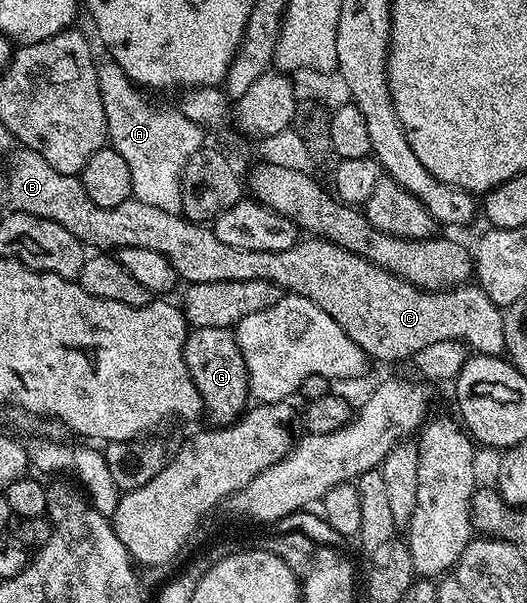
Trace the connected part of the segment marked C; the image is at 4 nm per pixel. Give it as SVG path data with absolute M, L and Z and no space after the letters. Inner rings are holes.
M182 216L182 226L178 230L182 236L176 240L178 246L184 250L190 268L192 268L192 283L194 282L221 282L222 280L266 280L279 286L281 291L290 294L301 294L304 298L309 298L314 304L318 304L318 308L322 308L322 312L326 312L335 320L341 328L350 336L350 340L354 340L354 344L358 344L358 348L362 348L369 359L380 362L400 362L403 358L408 360L415 359L418 352L422 352L422 348L430 348L430 344L438 344L442 340L450 340L451 342L463 342L465 346L471 348L477 354L495 354L497 356L505 353L504 349L504 310L494 300L490 300L490 296L486 296L486 292L482 292L479 285L465 284L457 286L451 290L441 290L433 292L431 290L422 290L418 286L411 286L405 282L403 278L399 278L397 274L390 273L389 270L383 270L382 267L376 266L372 262L367 262L362 256L358 256L354 252L350 252L346 248L342 248L338 244L328 242L324 238L315 236L305 237L290 248L279 250L278 252L270 252L269 250L251 250L250 248L234 248L230 244L222 244L222 240L218 240L215 229L209 228L207 225L198 222L189 222L187 217Z

